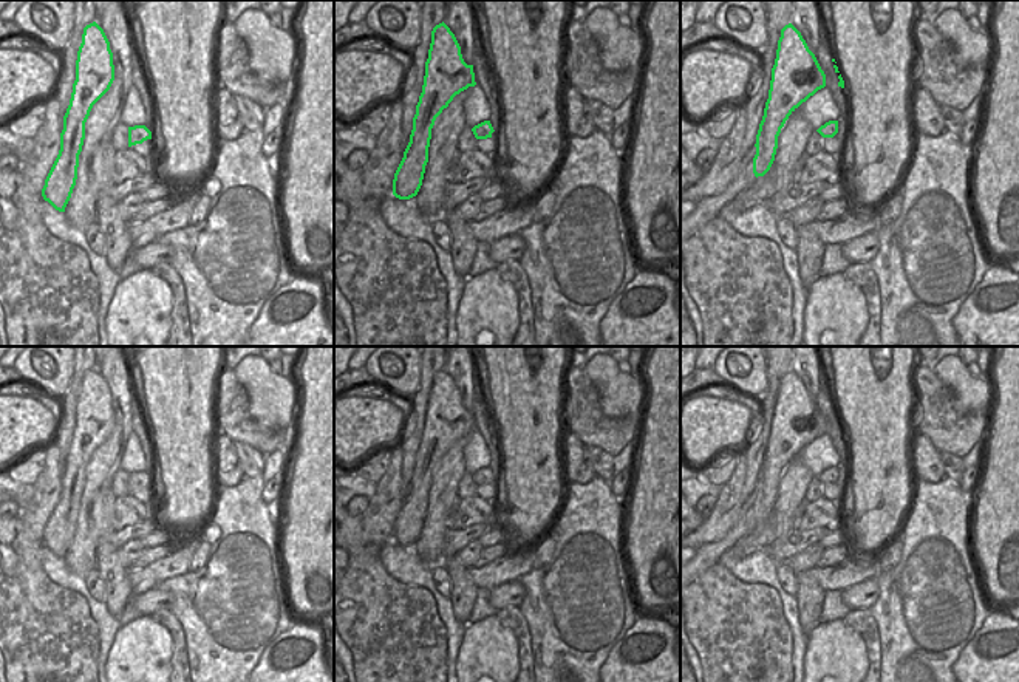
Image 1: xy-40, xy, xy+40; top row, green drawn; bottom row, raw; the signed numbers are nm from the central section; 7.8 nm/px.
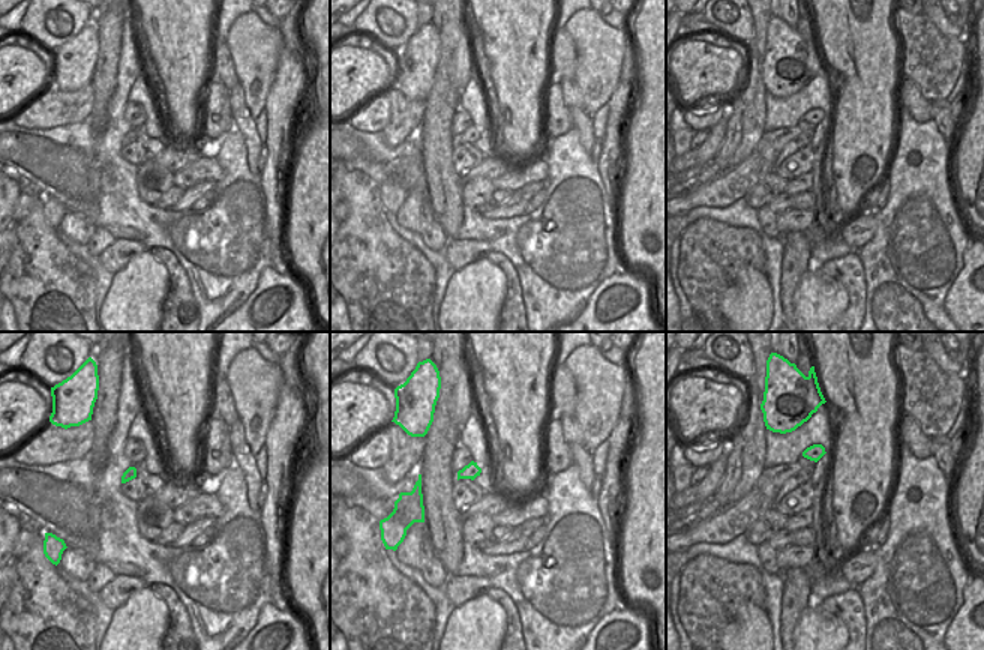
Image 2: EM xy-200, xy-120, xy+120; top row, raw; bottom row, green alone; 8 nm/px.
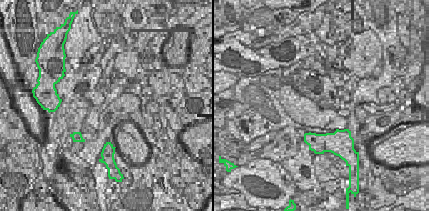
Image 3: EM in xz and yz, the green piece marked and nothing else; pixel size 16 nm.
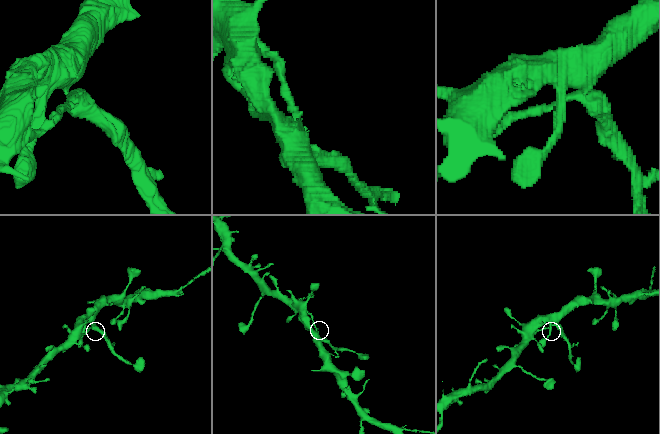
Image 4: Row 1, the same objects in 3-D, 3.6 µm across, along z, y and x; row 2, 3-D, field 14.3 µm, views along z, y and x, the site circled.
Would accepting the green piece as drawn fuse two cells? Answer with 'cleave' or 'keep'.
keep

